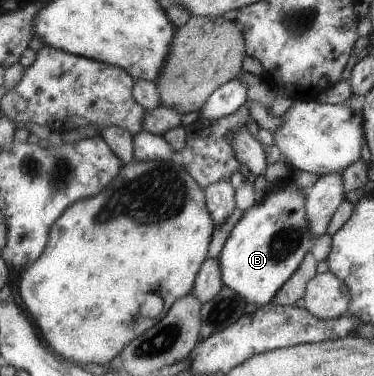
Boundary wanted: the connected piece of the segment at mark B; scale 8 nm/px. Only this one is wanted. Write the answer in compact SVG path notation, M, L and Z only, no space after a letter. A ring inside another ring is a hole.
M291 177L275 181L267 193L247 209L241 219L238 219L231 228L217 259L223 285L239 294L239 297L242 297L246 303L257 305L258 308L271 302L272 297L296 271L309 251L311 235L309 235L309 221L306 218L306 195L305 191L293 183Z

